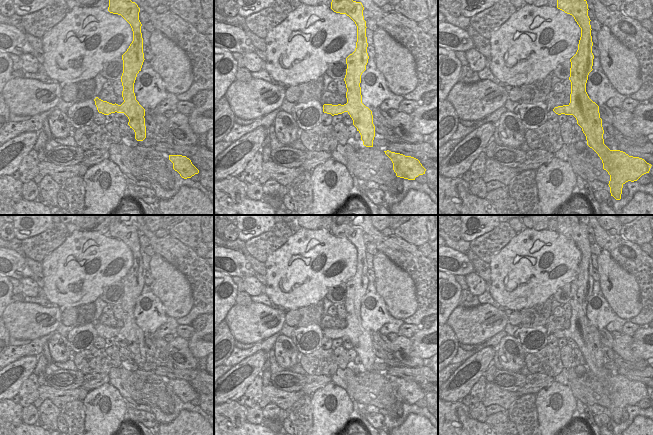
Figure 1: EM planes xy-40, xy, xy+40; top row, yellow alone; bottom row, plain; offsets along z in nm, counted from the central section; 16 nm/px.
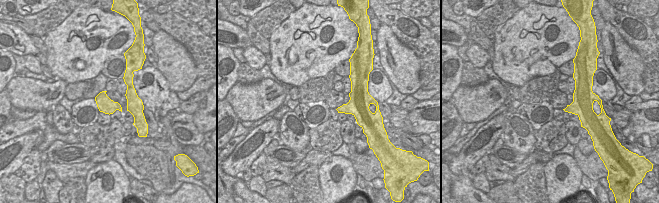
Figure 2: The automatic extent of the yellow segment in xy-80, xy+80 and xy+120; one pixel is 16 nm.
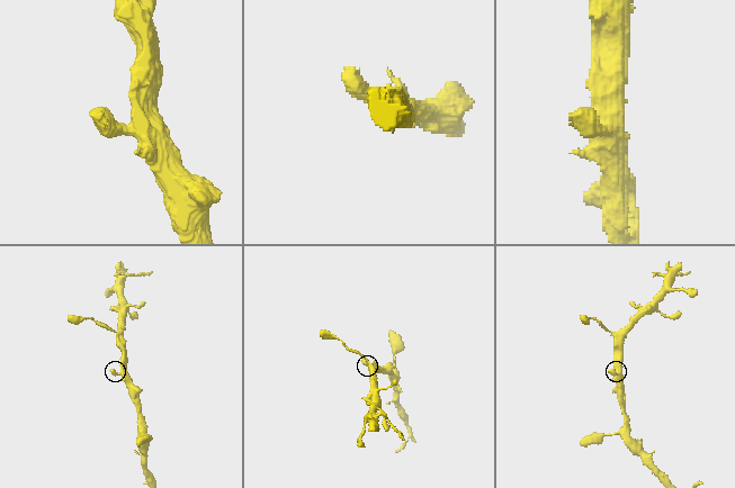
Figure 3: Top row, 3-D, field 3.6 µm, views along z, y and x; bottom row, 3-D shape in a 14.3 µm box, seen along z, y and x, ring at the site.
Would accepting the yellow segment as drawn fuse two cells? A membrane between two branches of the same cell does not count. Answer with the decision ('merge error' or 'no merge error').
no merge error

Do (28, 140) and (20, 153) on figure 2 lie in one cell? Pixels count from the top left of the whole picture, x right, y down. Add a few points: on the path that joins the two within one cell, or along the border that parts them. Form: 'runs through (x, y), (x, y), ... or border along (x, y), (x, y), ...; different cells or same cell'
runs through (25, 143), (21, 150); same cell

